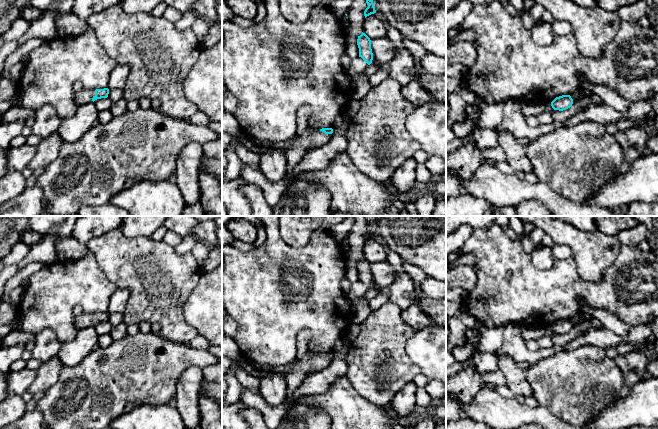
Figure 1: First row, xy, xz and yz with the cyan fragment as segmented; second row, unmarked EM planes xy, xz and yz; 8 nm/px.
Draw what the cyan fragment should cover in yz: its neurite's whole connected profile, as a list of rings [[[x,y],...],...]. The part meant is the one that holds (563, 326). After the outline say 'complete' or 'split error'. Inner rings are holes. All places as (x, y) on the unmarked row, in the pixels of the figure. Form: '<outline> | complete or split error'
[[[562,319],[556,321],[552,326],[551,330],[554,334],[563,335],[570,332],[573,328],[573,323],[570,319]]] | complete

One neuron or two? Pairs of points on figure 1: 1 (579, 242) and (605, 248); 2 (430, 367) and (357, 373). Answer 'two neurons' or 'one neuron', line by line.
1: one neuron
2: two neurons

